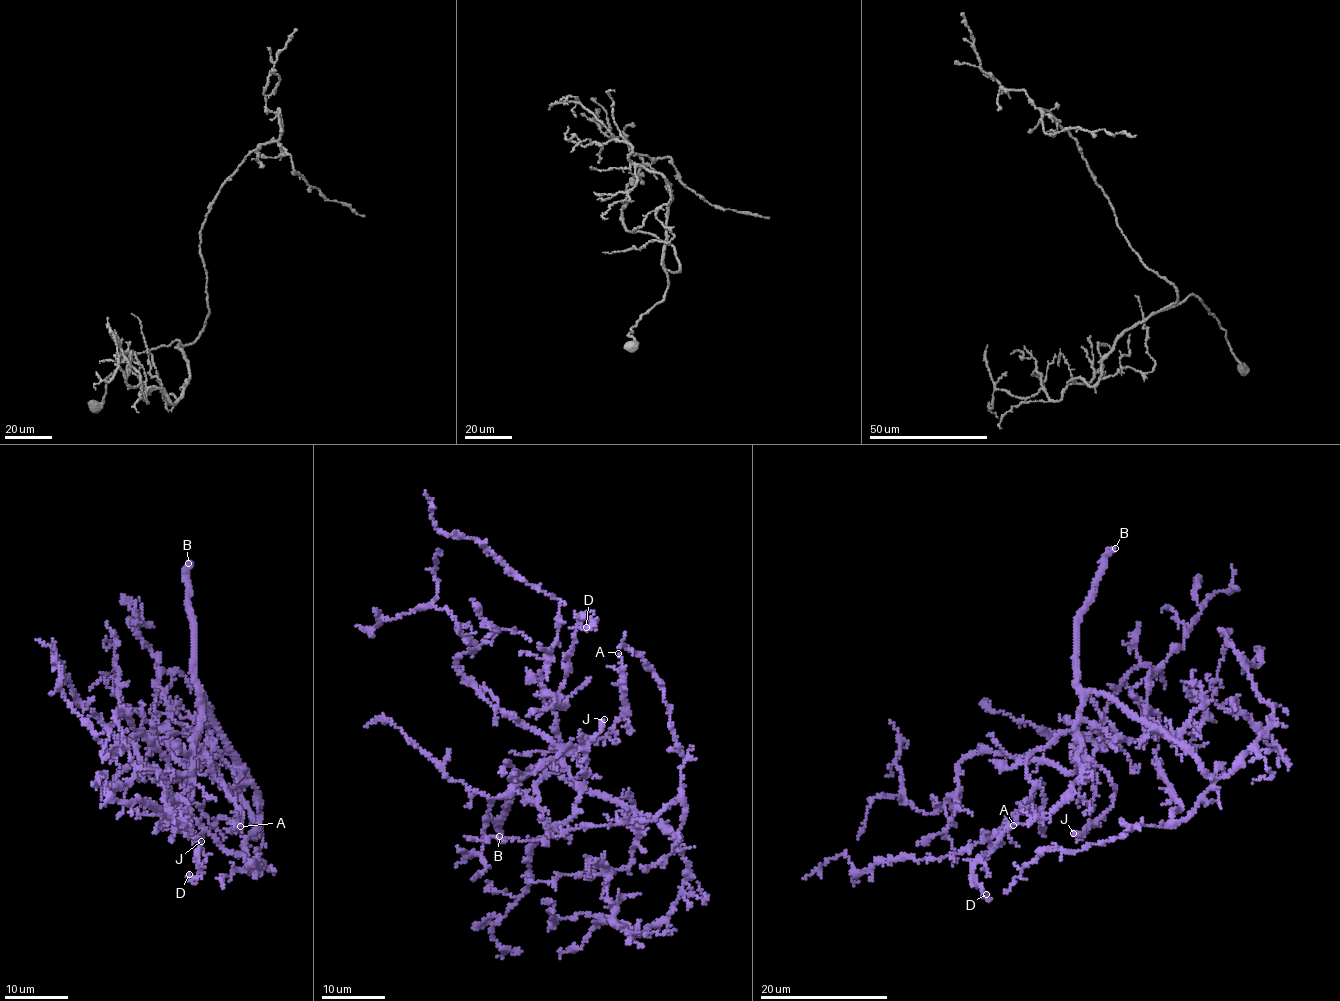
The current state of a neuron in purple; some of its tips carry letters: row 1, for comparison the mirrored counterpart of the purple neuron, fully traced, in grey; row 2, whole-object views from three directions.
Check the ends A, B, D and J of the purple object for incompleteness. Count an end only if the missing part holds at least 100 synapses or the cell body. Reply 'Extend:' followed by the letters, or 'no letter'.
Extend: B

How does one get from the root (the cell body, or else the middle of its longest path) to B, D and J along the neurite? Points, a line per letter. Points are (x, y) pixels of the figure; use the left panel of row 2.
B: (205, 707), (195, 672), (195, 623), (184, 569), (188, 563)
D: (205, 707), (192, 751), (192, 784), (175, 801), (181, 796), (185, 802), (198, 845), (195, 884), (189, 874)
J: (205, 707), (201, 706), (196, 739), (192, 795), (182, 805), (179, 825), (190, 839), (201, 841)

